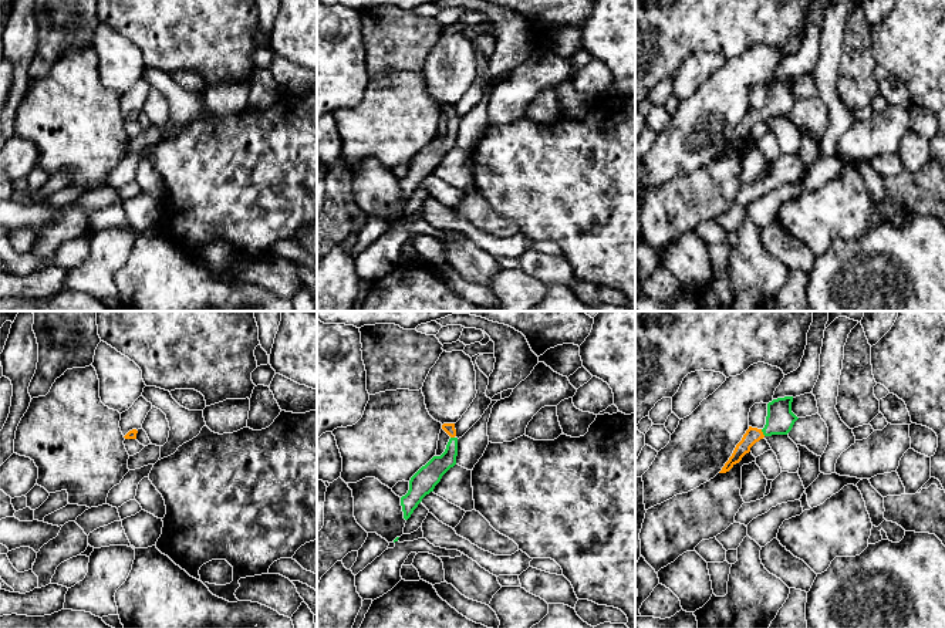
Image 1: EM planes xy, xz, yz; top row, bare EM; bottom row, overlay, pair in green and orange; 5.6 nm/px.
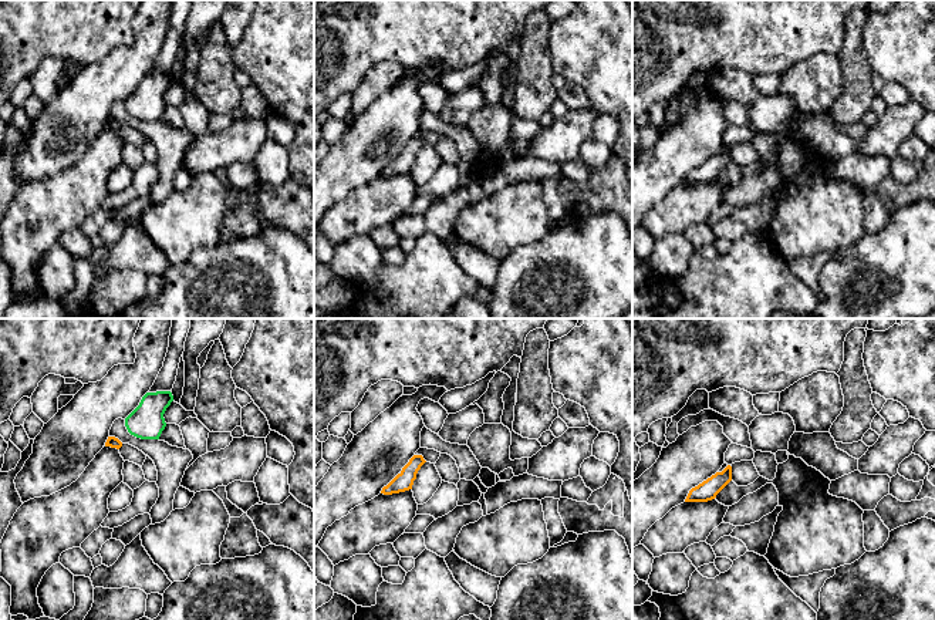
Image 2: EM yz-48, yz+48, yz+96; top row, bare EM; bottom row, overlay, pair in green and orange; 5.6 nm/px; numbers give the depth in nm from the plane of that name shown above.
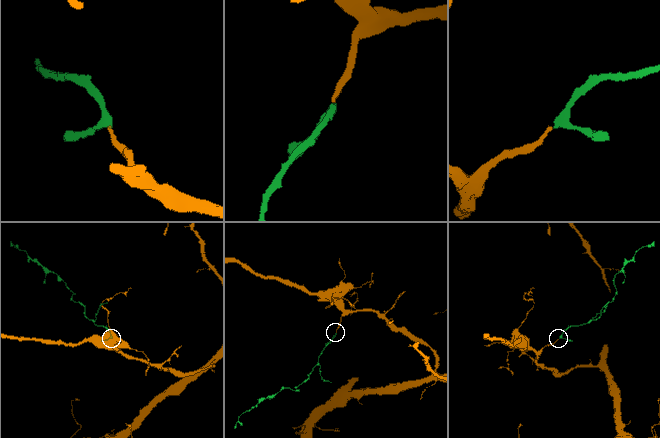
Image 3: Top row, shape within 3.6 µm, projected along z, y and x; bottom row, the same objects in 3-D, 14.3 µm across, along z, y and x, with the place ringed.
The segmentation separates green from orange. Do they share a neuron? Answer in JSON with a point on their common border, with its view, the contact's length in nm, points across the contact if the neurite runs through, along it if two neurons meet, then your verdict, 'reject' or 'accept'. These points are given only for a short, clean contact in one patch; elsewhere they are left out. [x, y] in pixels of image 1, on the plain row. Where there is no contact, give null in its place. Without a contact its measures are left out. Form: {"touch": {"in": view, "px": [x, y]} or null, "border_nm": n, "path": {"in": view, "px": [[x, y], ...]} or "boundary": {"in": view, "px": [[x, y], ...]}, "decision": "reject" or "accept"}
{"touch": {"in": "yz", "px": [762, 112]}, "border_nm": 50, "path": {"in": "yz", "px": [[780, 101], [762, 112], [752, 117]]}, "decision": "accept"}

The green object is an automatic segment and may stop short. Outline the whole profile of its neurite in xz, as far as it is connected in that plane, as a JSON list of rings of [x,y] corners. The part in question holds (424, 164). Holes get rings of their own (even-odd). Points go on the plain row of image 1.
[[[443,105],[442,111],[450,118],[445,134],[433,138],[409,162],[409,172],[401,179],[404,200],[408,202],[422,180],[433,173],[442,158],[456,146],[458,119],[455,105]]]

